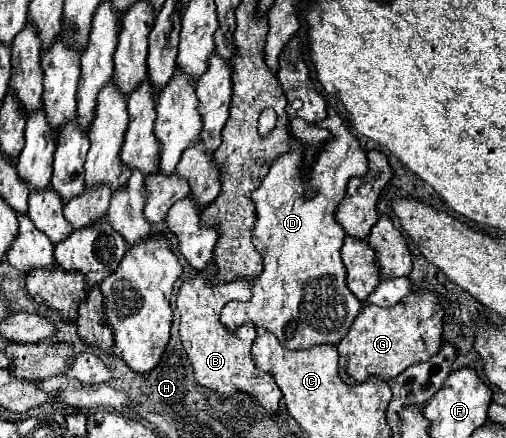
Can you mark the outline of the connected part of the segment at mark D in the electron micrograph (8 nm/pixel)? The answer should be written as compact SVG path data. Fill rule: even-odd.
M329 109L329 117L321 121L319 125L335 135L329 143L321 147L317 153L317 159L309 171L309 179L305 181L301 177L301 163L303 163L303 147L297 139L291 141L291 151L281 155L269 169L267 177L263 179L261 187L253 191L253 201L257 209L257 219L253 225L253 245L261 253L263 259L263 273L253 281L253 297L247 303L231 301L221 311L221 323L227 327L227 331L237 331L237 327L245 323L253 323L255 329L263 329L273 333L285 349L309 349L313 345L337 345L349 331L351 323L355 321L357 313L361 311L361 303L355 299L355 295L347 289L345 283L345 265L341 261L341 247L345 233L341 225L335 221L335 209L341 203L347 183L351 177L361 177L367 173L367 155L361 149L357 137L349 133L349 129L343 125L339 115ZM313 189L315 197L305 201L305 191Z

